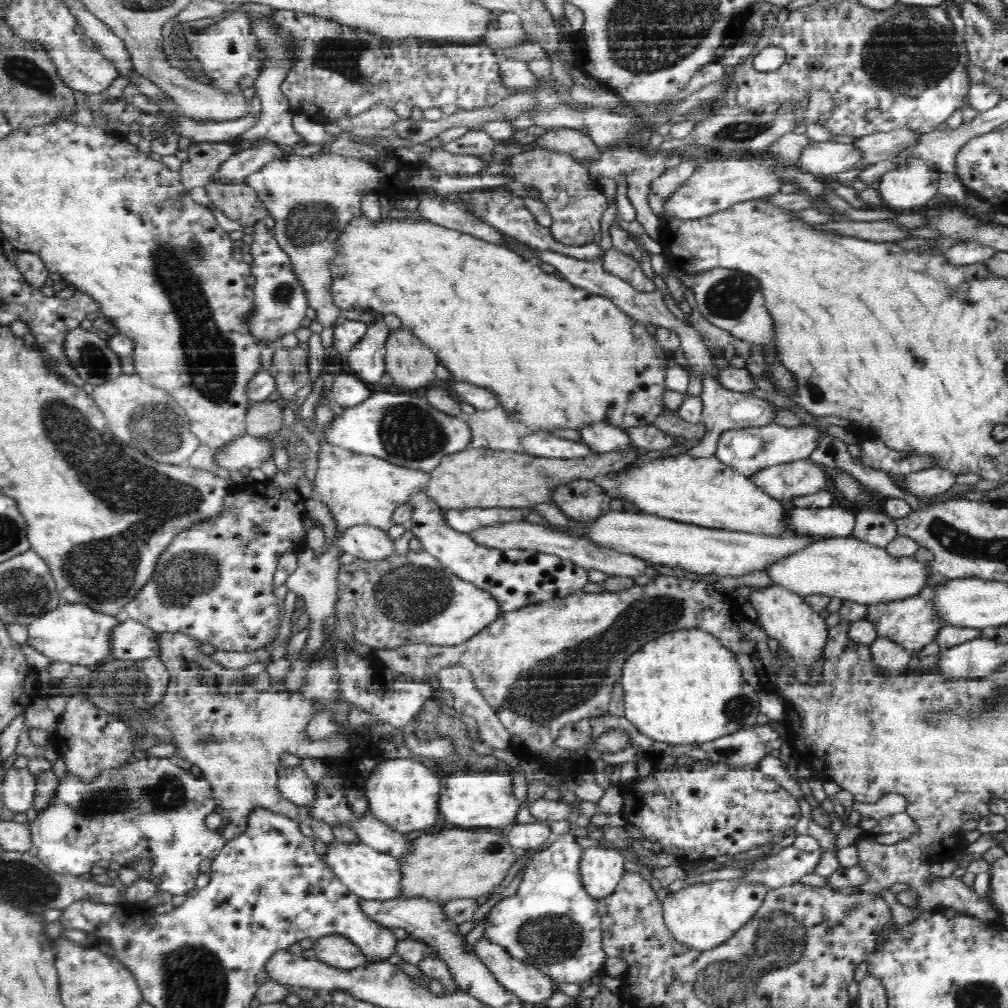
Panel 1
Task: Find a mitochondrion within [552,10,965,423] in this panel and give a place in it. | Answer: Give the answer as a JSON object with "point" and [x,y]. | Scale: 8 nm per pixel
{"point":[907,54]}

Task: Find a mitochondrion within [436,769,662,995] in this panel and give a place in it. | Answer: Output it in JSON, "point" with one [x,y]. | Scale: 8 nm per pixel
{"point":[550,938]}

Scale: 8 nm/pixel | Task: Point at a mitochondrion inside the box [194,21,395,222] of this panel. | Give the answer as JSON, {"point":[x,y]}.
{"point":[341,56]}

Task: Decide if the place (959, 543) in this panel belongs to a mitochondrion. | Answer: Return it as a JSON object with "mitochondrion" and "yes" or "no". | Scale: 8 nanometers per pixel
{"mitochondrion":"yes"}

